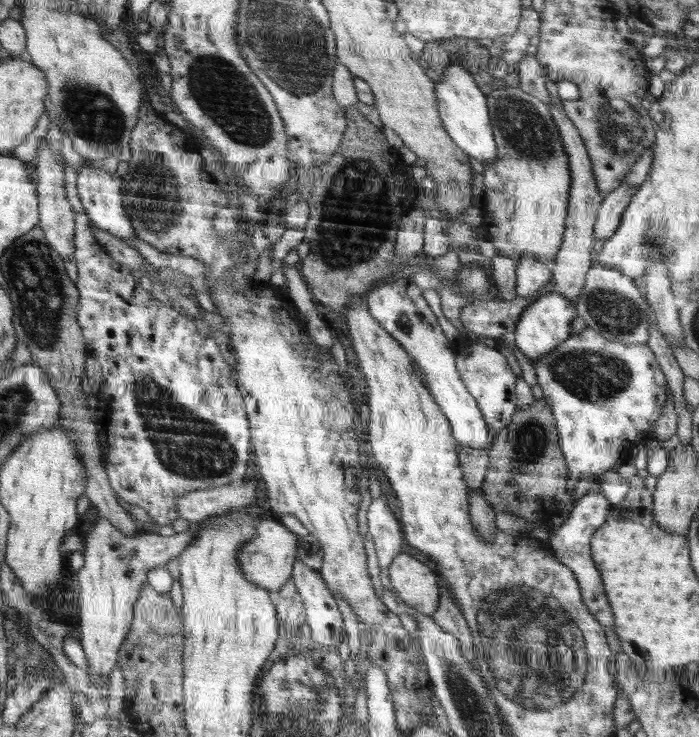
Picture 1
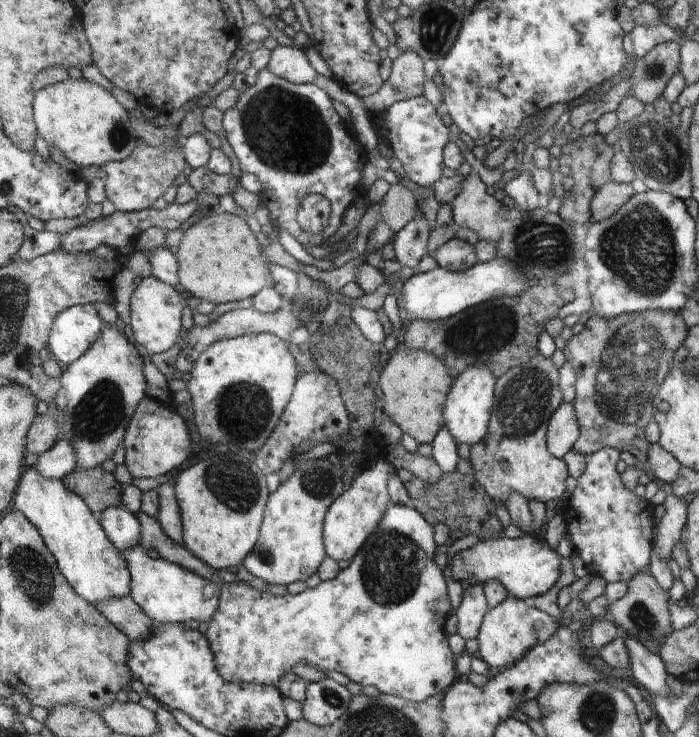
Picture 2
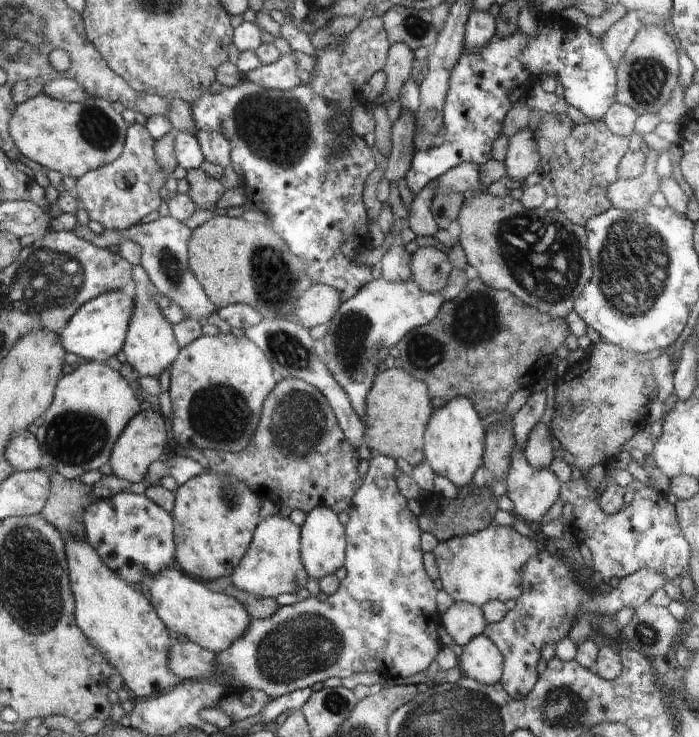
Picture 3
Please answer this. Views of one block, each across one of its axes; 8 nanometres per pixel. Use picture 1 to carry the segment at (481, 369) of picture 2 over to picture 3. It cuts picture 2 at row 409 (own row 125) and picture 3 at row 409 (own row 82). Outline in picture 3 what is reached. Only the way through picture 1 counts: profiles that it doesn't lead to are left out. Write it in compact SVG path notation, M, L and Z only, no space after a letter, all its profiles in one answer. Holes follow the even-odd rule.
M454 397L442 408L434 410L427 426L424 446L427 459L435 474L445 476L457 488L470 484L474 472L482 466L482 456L486 456L487 431L482 427L482 416L475 409L471 399Z

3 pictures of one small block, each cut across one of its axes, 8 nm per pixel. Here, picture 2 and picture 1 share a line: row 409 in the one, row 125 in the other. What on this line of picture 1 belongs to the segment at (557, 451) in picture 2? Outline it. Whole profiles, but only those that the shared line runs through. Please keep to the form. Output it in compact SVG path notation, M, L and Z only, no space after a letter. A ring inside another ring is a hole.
M551 100L550 104L546 104L546 106L548 106L548 111L551 112L552 119L554 119L558 131L560 131L564 149L568 153L568 163L570 163L570 173L572 176L563 246L551 263L550 269L555 282L554 292L566 296L572 304L576 304L578 294L584 288L586 274L592 264L594 264L593 255L596 248L594 248L593 242L593 228L603 198L600 195L600 191L598 191L599 186L596 183L594 171L592 171L592 163L590 163L585 144L576 126L574 126L572 120L566 116L566 112L562 109L561 101Z

